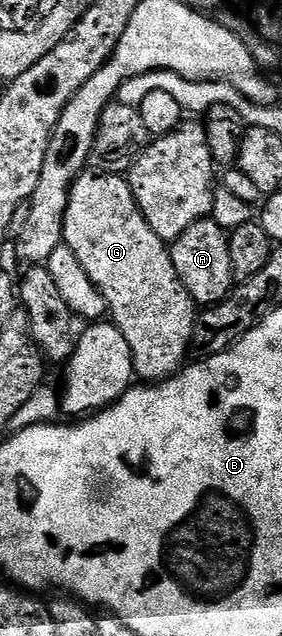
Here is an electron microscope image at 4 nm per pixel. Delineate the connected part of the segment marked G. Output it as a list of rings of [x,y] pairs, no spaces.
[[[83,173],[77,176],[69,191],[69,203],[66,205],[65,211],[63,243],[70,245],[70,249],[74,249],[74,257],[78,257],[78,261],[82,261],[82,269],[86,269],[86,277],[90,277],[90,281],[94,281],[98,293],[102,293],[102,297],[108,306],[107,314],[110,316],[111,322],[121,331],[122,336],[126,337],[126,342],[130,345],[130,353],[133,355],[135,378],[156,385],[165,379],[171,379],[177,371],[185,366],[186,360],[189,358],[189,356],[187,357],[188,346],[191,348],[194,343],[192,330],[198,318],[198,305],[192,300],[190,293],[186,293],[186,285],[182,285],[178,273],[174,273],[174,263],[169,246],[154,233],[154,229],[150,228],[150,225],[146,225],[146,217],[142,217],[142,213],[134,201],[134,193],[130,189],[127,178],[124,175],[91,174]]]

